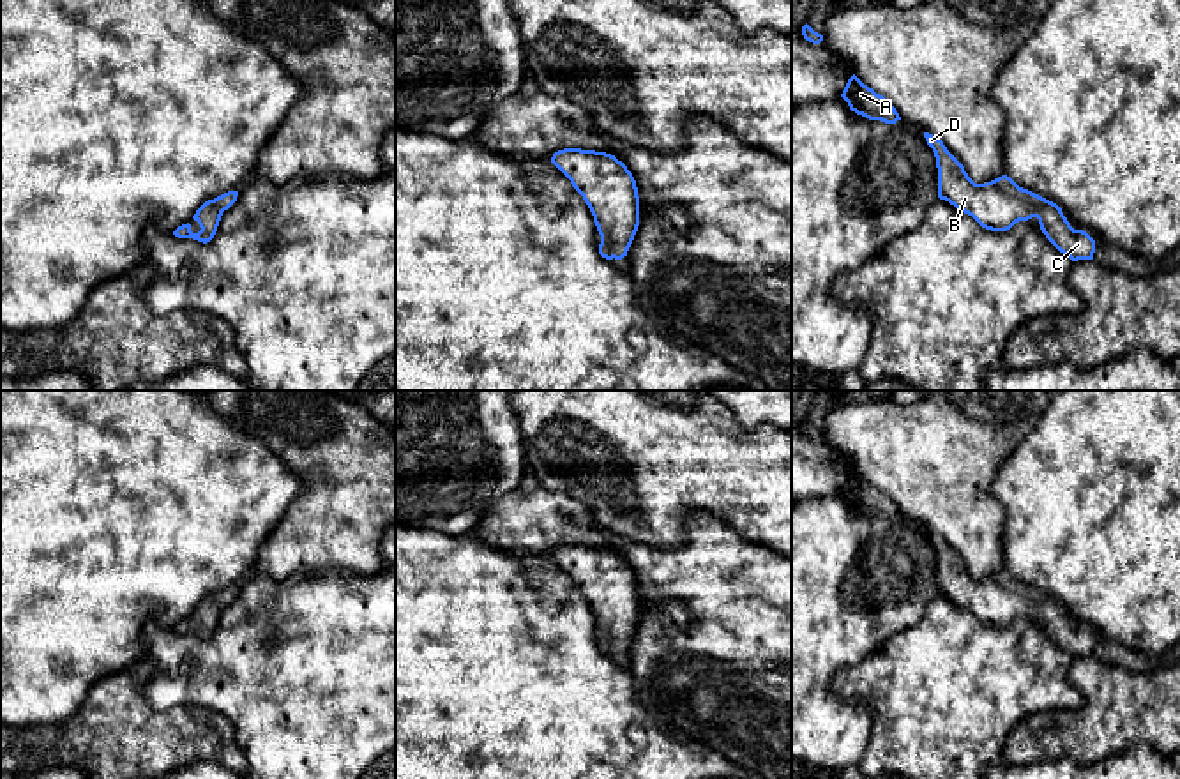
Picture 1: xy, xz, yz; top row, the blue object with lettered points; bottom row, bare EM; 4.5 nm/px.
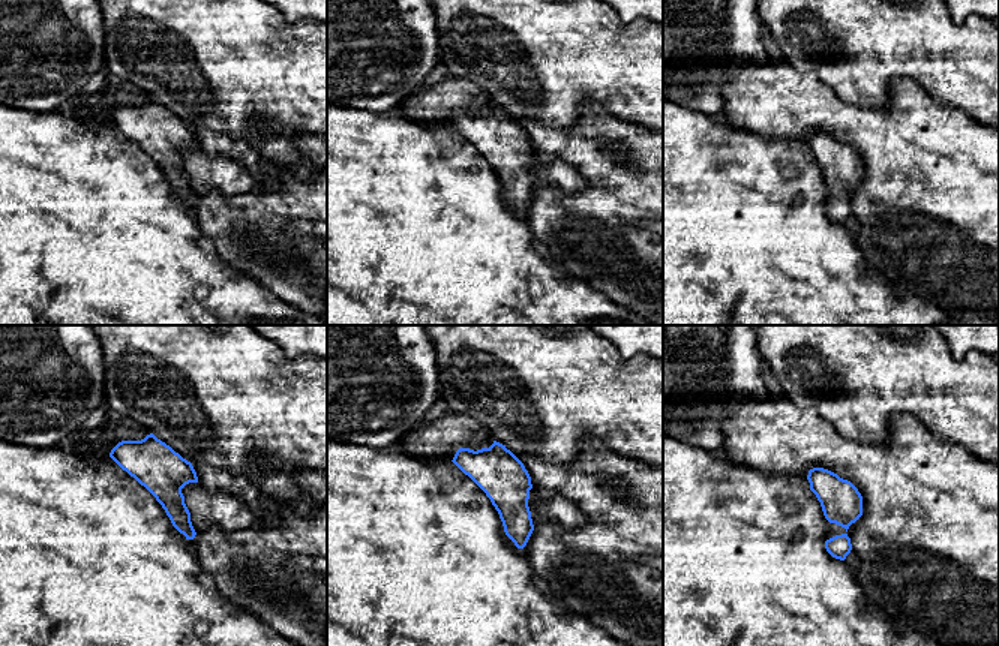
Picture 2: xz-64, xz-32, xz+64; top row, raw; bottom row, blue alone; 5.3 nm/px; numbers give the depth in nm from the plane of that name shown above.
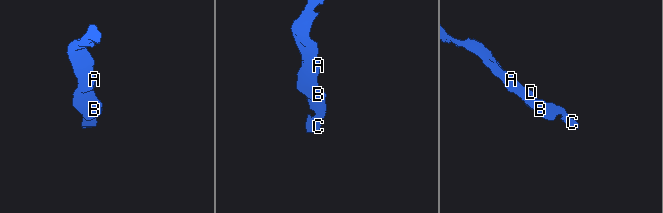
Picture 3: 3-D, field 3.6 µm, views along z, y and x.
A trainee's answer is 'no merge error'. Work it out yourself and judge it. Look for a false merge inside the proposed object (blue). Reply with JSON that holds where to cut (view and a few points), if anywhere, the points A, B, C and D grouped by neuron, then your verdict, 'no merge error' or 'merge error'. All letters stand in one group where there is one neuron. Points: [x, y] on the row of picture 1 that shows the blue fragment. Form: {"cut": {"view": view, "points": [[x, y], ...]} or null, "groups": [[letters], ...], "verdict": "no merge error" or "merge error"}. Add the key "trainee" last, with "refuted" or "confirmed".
{"cut": null, "groups": [["A", "B", "C", "D"]], "verdict": "no merge error", "trainee": "confirmed"}

